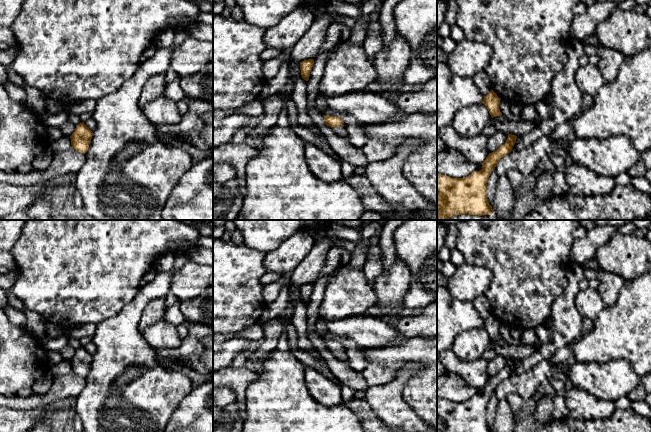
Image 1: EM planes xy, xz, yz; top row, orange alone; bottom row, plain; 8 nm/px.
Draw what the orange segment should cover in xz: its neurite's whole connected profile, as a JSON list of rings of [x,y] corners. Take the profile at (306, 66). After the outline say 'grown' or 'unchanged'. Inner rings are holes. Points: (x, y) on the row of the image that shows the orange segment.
[[[308,59],[300,62],[301,76],[306,81],[309,80],[309,76],[310,76],[310,72],[312,70],[313,64],[314,64],[313,59]]] | unchanged

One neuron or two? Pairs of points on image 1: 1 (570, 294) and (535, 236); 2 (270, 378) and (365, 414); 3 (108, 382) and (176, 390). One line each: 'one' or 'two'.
1: two
2: two
3: one

